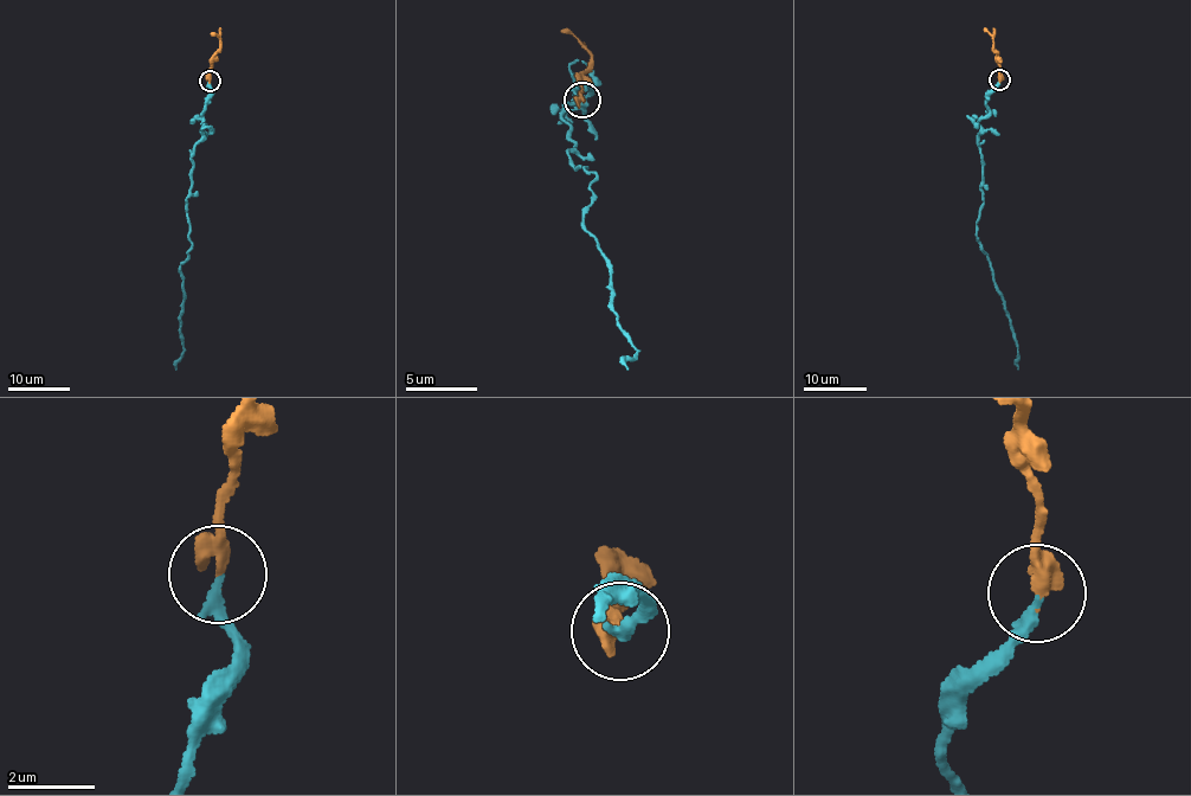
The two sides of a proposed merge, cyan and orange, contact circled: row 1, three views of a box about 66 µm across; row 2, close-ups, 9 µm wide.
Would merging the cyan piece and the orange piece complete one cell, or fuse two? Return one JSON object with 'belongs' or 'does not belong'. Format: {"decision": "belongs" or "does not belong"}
{"decision": "belongs"}

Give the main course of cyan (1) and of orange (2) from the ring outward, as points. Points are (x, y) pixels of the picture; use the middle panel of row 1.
1: (583, 100), (564, 106), (566, 155), (596, 175), (583, 219), (629, 370)
2: (583, 100), (583, 72), (591, 57), (587, 50), (560, 30)

